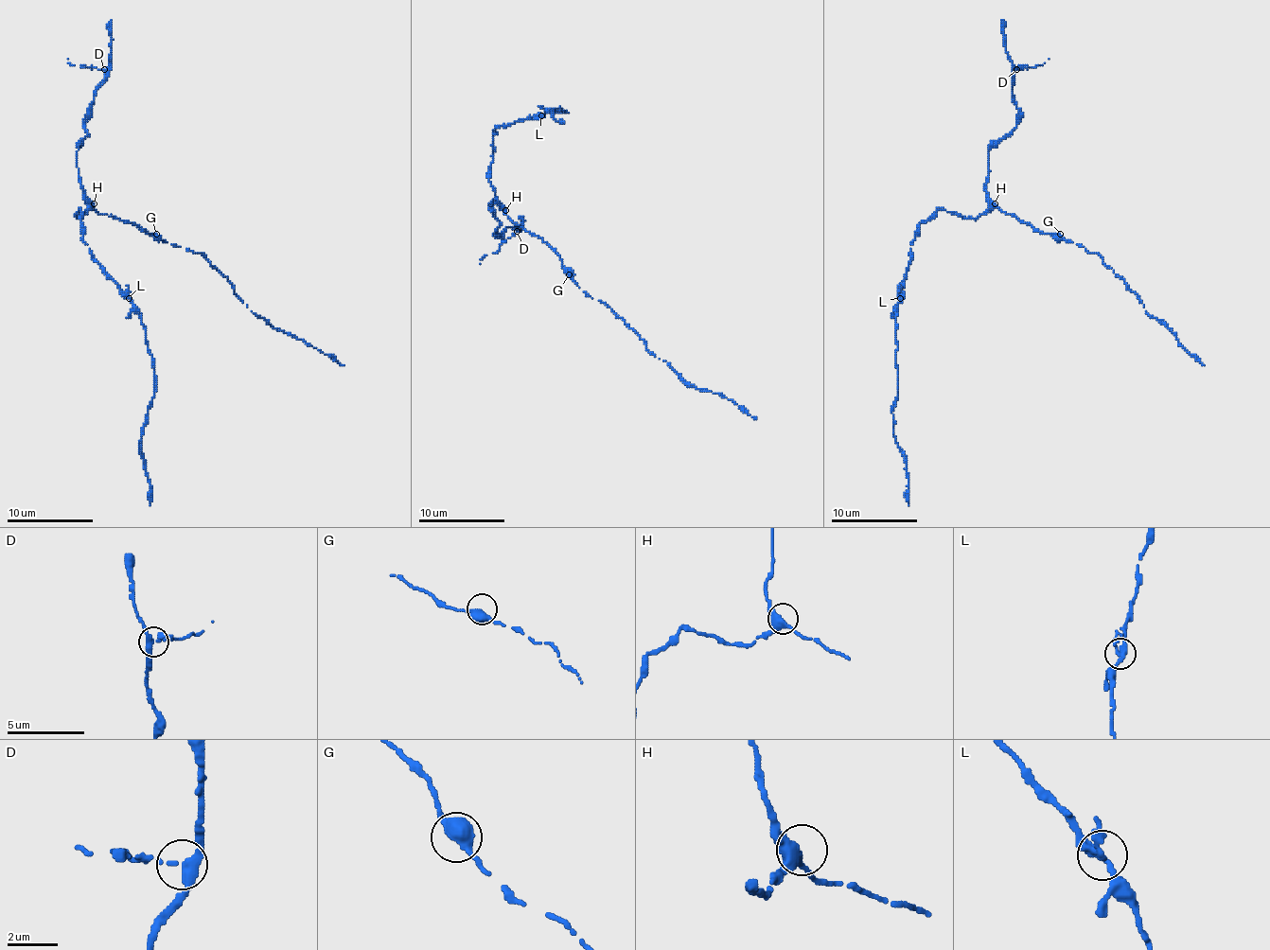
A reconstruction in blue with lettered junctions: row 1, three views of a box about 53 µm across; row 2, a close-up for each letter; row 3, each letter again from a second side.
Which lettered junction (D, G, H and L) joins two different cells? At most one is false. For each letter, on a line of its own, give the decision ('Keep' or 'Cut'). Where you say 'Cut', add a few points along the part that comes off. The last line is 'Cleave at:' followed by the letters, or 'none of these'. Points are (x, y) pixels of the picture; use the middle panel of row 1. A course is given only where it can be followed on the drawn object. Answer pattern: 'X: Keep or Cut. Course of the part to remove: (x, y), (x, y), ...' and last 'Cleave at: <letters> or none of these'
D: Keep
G: Keep
H: Keep
L: Keep
Cleave at: none of these

